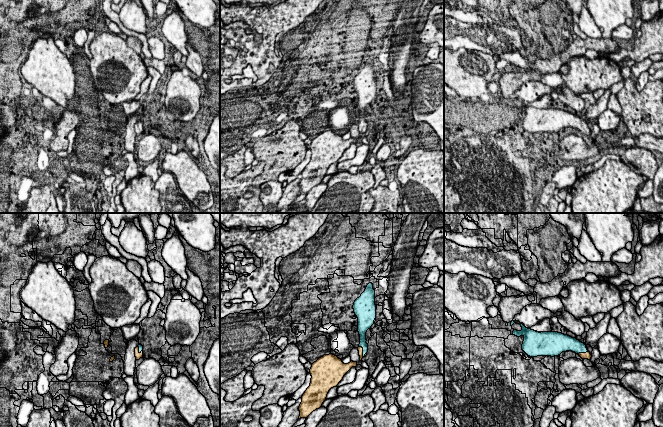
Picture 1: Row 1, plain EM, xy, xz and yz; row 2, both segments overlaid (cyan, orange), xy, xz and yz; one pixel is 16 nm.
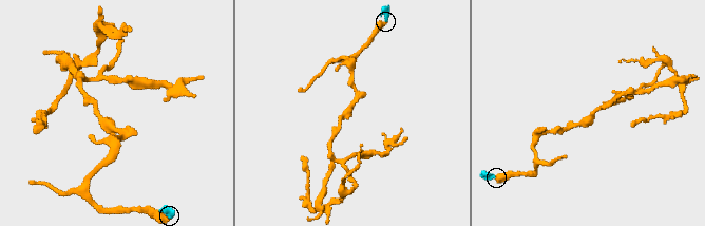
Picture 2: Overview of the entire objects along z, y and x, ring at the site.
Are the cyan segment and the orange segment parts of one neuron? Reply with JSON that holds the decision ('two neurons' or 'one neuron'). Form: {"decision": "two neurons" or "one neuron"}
{"decision": "one neuron"}

